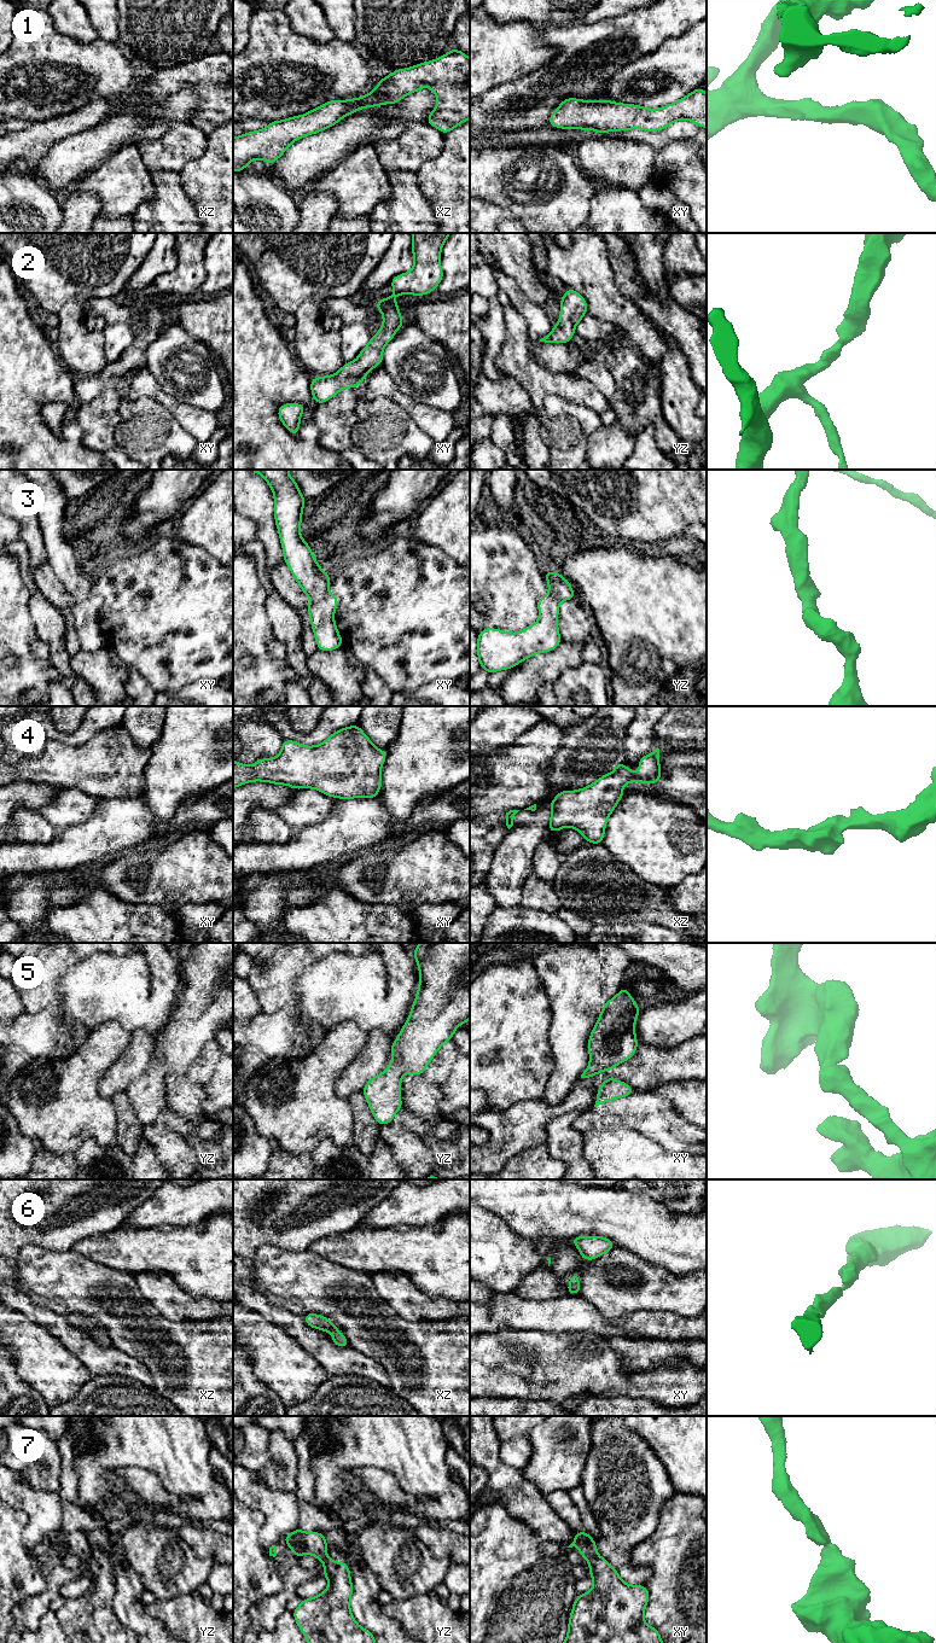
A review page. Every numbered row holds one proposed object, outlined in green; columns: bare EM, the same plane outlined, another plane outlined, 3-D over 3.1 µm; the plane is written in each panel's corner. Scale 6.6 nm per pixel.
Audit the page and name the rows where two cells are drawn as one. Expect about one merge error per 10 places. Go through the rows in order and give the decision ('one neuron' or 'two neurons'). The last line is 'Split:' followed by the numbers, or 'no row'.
1: one neuron
2: one neuron
3: one neuron
4: one neuron
5: one neuron
6: one neuron
7: one neuron
Split: no row

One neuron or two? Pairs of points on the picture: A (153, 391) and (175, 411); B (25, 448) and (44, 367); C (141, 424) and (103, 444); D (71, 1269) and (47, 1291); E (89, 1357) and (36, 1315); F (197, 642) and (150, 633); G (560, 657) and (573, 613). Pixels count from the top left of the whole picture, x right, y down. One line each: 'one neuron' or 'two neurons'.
A: one neuron
B: one neuron
C: two neurons
D: one neuron
E: one neuron
F: one neuron
G: two neurons

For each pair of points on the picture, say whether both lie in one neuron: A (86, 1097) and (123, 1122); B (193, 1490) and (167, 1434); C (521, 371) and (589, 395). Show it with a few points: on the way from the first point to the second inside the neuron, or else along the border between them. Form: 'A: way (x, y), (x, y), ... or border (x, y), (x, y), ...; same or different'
A: border (111, 1099), (115, 1106), (116, 1143); different
B: way (190, 1477), (184, 1470), (175, 1448); same
C: way (538, 382), (559, 384), (573, 389); same

